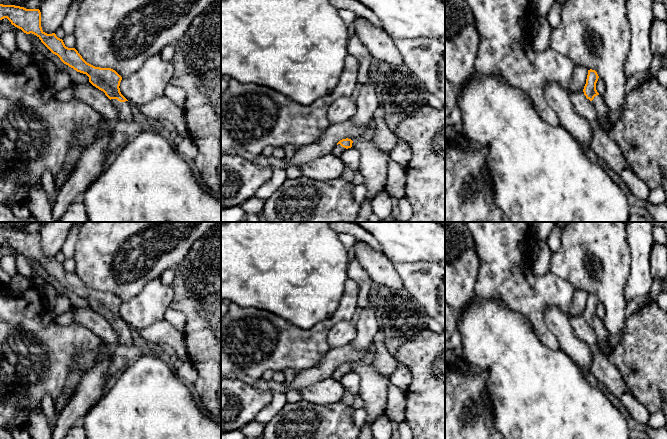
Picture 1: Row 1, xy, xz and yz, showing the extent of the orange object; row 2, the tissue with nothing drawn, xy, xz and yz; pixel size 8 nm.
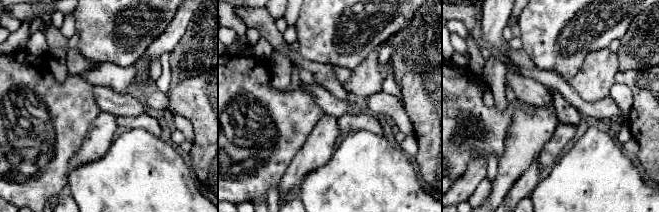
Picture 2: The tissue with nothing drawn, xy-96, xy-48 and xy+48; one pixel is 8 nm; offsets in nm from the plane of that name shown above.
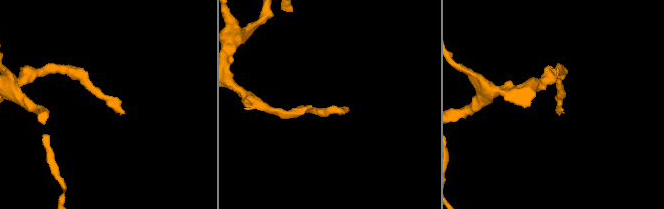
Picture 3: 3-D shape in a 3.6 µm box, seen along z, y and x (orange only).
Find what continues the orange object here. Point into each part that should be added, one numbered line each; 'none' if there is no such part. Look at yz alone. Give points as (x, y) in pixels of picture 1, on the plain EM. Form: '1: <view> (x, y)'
1: yz (603, 343)

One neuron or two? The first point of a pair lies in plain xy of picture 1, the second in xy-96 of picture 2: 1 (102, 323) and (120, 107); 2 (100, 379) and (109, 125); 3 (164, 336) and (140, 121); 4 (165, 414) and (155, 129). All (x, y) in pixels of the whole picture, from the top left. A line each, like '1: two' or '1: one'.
1: one
2: one
3: one
4: two

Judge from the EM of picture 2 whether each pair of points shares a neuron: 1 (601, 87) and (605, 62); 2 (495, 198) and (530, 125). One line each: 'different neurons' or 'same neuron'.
1: same neuron
2: same neuron

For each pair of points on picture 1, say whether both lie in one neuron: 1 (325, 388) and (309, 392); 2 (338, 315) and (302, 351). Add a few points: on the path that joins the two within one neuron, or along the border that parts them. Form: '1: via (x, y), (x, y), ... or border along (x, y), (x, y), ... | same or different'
1: via (321, 392), (313, 392) | same
2: via (329, 323), (311, 342) | same

